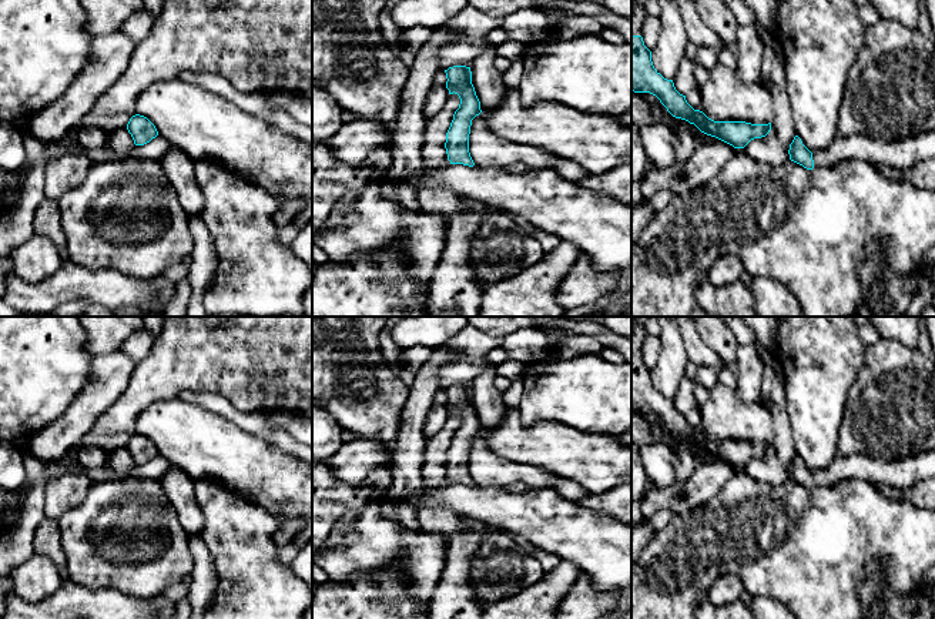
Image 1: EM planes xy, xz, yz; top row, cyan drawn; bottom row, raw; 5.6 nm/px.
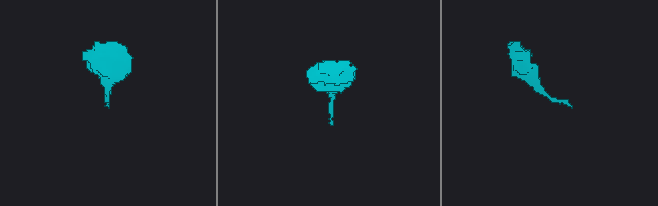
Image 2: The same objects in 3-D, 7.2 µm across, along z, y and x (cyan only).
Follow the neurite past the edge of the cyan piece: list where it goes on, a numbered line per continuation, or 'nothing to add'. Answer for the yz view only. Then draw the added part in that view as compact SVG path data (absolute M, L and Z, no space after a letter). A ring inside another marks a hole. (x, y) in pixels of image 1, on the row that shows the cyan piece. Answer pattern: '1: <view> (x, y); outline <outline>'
1: yz (902, 154); outline M935 130L891 141L868 134L838 135L827 148L812 153L815 167L832 167L844 160L864 160L904 173L928 158L935 158Z

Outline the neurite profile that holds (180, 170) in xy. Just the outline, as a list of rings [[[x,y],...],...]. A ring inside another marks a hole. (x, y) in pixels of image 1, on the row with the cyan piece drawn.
[[[170,147],[160,161],[167,181],[177,193],[178,201],[187,215],[204,210],[204,195],[195,180],[195,163],[184,151]]]

